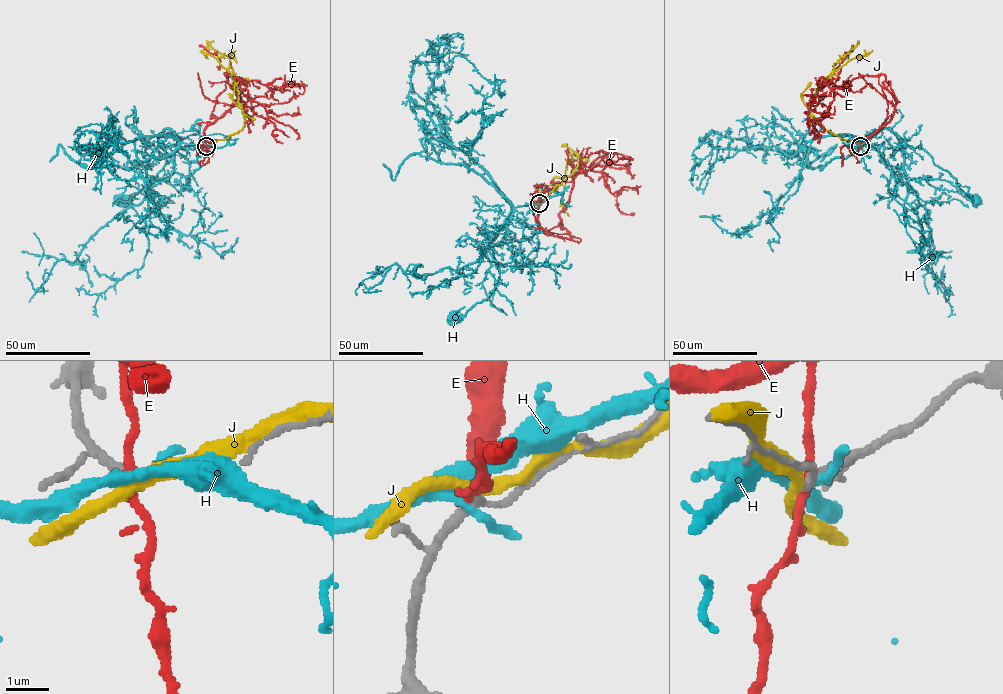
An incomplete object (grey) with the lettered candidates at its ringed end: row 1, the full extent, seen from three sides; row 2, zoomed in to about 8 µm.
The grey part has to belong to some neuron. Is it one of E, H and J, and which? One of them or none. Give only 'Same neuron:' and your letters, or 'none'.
Same neuron: none

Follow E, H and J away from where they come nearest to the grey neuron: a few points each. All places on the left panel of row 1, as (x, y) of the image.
E: (206, 145), (206, 127), (237, 100), (225, 76), (278, 90), (291, 81), (304, 88), (298, 92)
H: (206, 145), (181, 143), (166, 128), (159, 136), (166, 164), (135, 195), (120, 199)
J: (206, 145), (241, 130), (244, 118), (232, 73), (217, 60), (222, 55), (210, 46), (213, 41)

